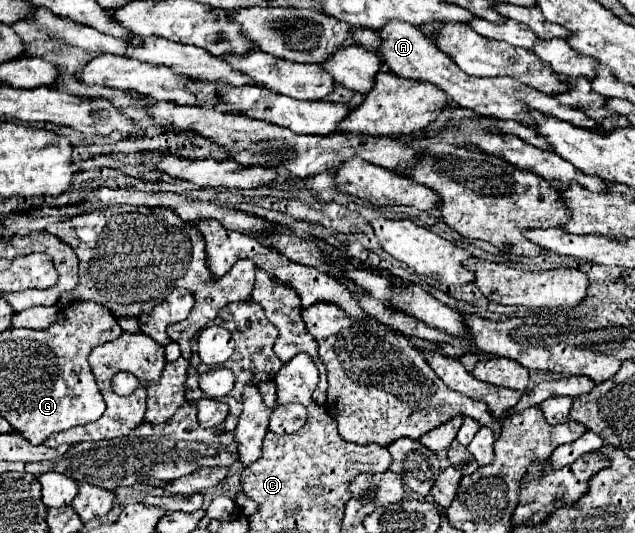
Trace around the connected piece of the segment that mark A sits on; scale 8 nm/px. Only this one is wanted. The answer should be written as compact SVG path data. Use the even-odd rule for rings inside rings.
M390 21L388 25L384 25L384 29L380 29L380 37L382 37L380 53L392 73L396 73L398 77L432 83L438 89L442 89L450 101L454 101L460 107L472 109L478 115L496 117L496 119L514 119L524 125L534 125L532 117L528 117L528 109L538 109L540 113L544 113L548 117L570 121L576 127L596 129L596 123L588 115L584 115L580 109L560 105L554 97L540 93L538 89L528 87L520 81L514 81L510 77L470 77L470 75L462 73L462 69L458 69L458 65L454 65L454 61L450 61L450 57L446 57L446 53L442 53L438 47L434 47L430 37L426 37L418 27L414 27L410 23Z

